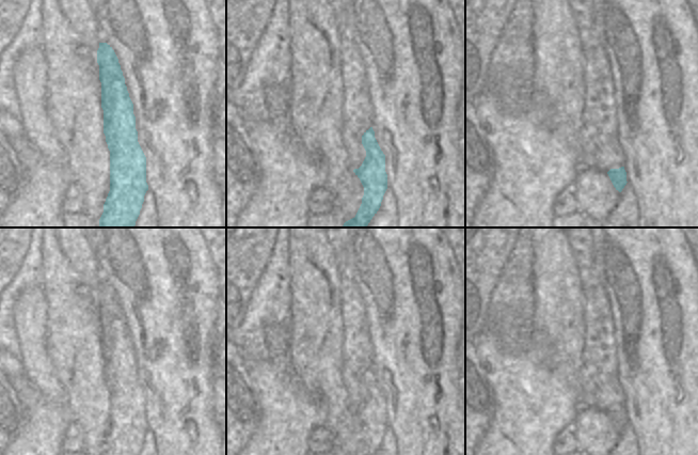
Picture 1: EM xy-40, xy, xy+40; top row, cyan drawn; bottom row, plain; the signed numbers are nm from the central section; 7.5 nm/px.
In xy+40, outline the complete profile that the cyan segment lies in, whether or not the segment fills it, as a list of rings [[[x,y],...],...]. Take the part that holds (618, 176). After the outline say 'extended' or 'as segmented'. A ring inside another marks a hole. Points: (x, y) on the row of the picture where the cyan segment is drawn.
[[[621,167],[619,169],[610,169],[607,172],[607,174],[608,174],[614,187],[616,188],[616,190],[621,192],[628,183],[626,182],[626,172],[624,170],[624,167]]] | as segmented

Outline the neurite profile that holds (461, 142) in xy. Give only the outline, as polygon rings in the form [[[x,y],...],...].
[[[462,135],[458,140],[458,151],[460,153],[460,159],[462,161],[462,166],[465,169],[465,135]]]

